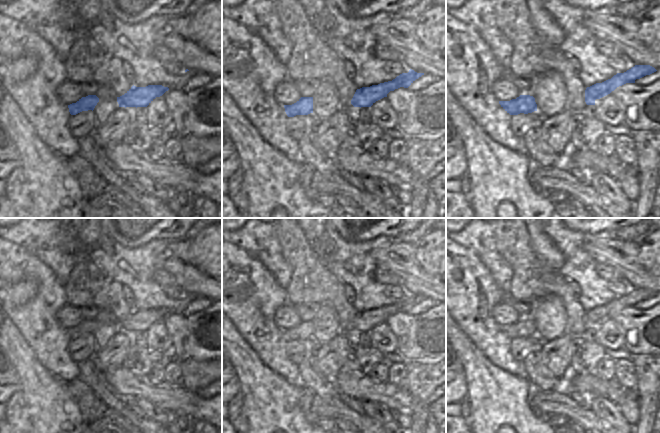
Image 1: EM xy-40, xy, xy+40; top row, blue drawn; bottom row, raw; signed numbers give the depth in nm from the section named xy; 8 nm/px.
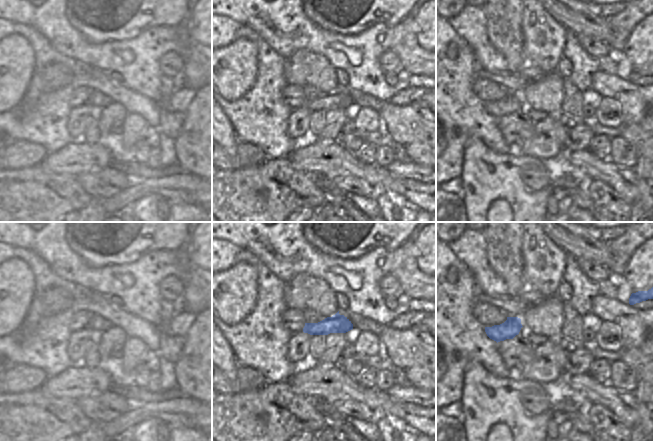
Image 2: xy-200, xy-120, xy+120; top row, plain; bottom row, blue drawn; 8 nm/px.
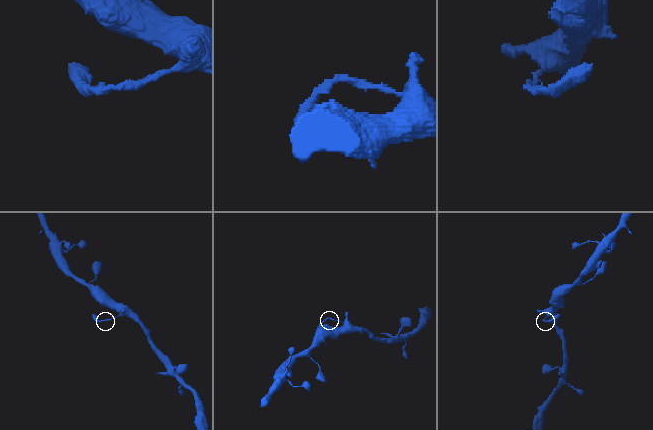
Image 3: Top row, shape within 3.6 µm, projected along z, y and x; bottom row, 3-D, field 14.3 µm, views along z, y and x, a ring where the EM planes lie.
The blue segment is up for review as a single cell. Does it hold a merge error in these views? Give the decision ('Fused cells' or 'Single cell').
Fused cells

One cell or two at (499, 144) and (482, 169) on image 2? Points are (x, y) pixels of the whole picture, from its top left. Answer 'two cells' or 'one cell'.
two cells

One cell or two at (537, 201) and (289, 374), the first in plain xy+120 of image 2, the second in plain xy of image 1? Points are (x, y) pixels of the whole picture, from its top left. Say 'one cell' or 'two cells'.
two cells

